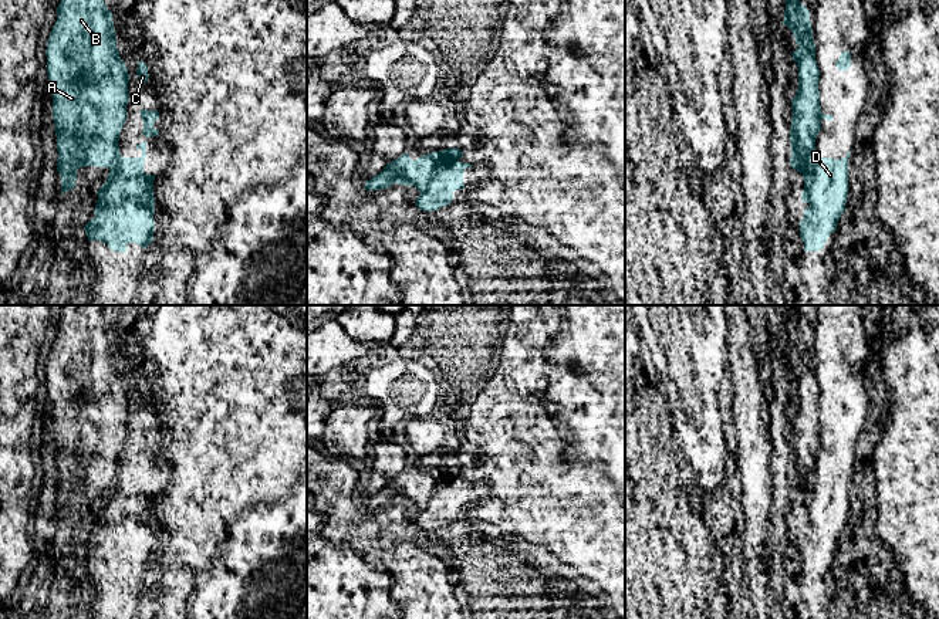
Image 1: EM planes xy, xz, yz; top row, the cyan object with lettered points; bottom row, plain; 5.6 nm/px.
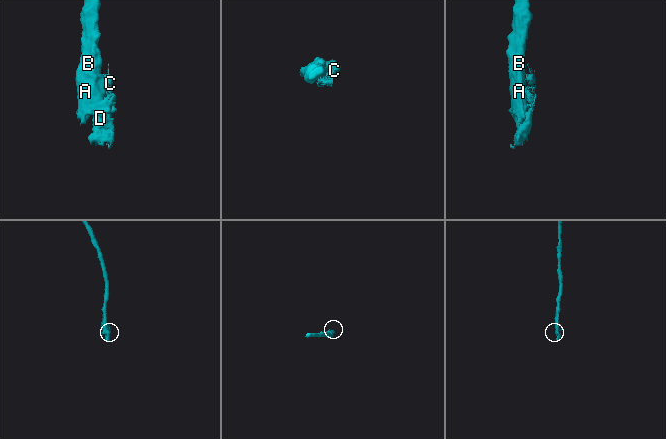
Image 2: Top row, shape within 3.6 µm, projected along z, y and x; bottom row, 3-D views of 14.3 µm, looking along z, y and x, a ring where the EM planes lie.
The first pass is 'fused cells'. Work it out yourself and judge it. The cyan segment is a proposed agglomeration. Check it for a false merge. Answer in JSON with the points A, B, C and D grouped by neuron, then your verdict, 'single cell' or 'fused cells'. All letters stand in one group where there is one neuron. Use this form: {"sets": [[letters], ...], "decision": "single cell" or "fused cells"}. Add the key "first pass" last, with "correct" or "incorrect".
{"sets": [["A", "B"], ["C", "D"]], "decision": "fused cells", "first pass": "correct"}

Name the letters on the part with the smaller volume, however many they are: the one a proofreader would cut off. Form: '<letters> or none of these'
C, D

